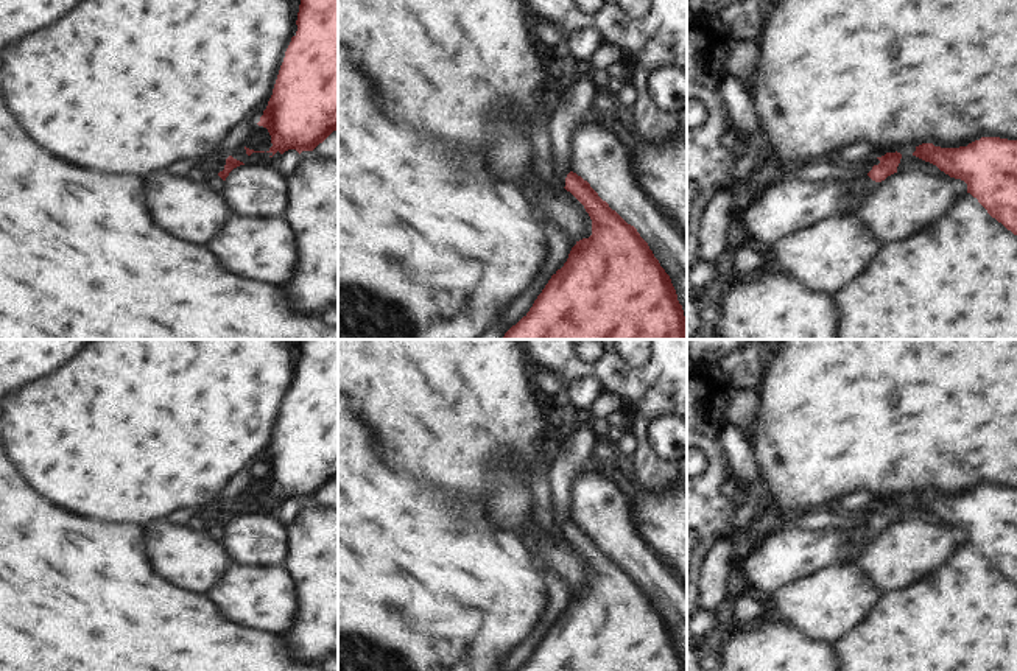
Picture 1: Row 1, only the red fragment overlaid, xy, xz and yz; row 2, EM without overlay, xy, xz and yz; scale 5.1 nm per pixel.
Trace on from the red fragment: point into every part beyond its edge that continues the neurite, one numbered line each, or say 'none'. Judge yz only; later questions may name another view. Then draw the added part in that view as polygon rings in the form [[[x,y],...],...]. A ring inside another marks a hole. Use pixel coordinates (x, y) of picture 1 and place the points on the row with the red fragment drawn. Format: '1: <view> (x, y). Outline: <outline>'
1: yz (865, 186). Outline: [[[869,176],[867,177],[864,177],[863,181],[860,181],[857,185],[853,185],[853,184],[844,184],[844,193],[846,193],[846,196],[849,196],[849,193],[850,193],[850,190],[853,188],[853,187],[857,187],[858,188],[858,191],[860,193],[869,193],[874,187],[877,187],[880,182],[875,182],[875,181],[872,181]]]

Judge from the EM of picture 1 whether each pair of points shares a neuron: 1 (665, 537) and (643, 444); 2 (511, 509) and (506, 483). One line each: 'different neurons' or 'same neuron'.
1: different neurons
2: same neuron

